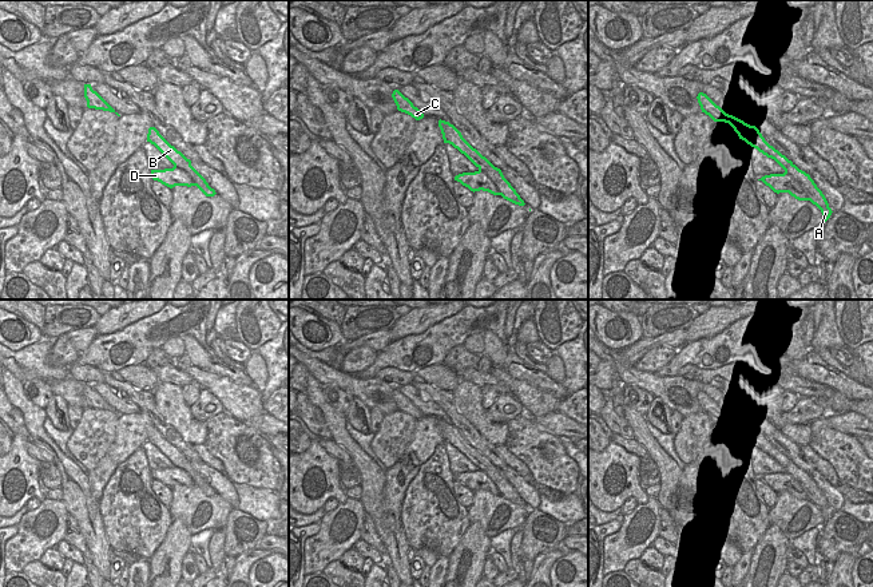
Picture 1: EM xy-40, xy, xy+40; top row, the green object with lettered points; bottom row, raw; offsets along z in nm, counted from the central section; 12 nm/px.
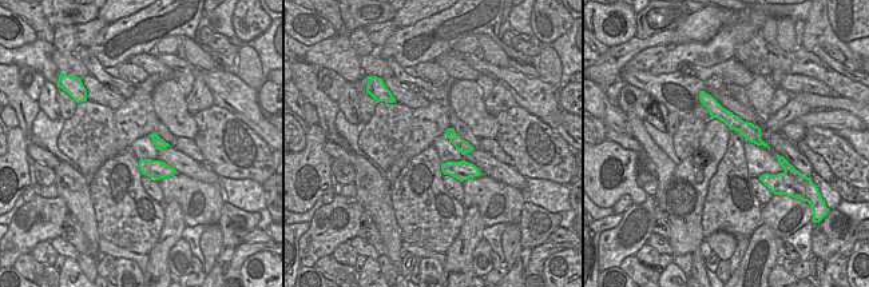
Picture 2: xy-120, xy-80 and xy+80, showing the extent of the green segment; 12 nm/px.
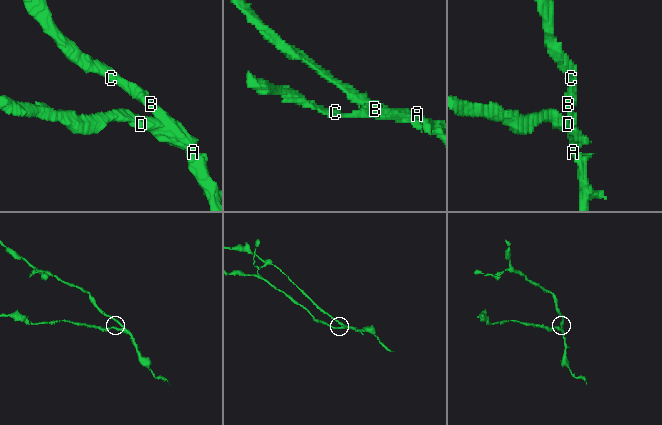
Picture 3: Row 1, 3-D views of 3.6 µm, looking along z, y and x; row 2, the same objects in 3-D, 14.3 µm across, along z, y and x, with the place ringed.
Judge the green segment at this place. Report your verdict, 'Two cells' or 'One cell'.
Two cells.

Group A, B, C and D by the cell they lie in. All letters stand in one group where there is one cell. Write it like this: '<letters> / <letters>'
A B C / D

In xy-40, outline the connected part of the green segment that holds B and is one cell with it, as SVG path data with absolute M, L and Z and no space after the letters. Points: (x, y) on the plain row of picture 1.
M155 427L148 428L147 441L154 444L174 464L174 467L184 469L191 476L193 484L206 496L214 496L217 493L215 489L209 485L206 479L191 465L191 460L171 445Z

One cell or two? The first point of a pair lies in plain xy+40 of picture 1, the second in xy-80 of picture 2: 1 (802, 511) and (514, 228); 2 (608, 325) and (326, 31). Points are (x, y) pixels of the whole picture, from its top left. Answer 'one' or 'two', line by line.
1: two
2: one

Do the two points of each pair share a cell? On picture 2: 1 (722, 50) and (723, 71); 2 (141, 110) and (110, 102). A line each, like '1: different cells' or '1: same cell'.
1: different cells
2: different cells

